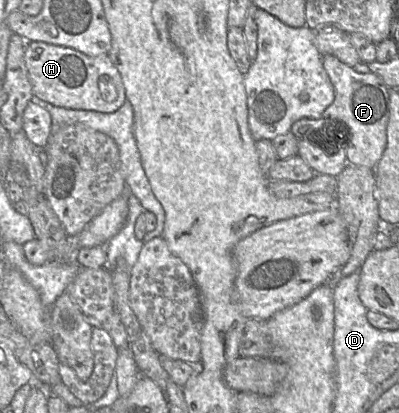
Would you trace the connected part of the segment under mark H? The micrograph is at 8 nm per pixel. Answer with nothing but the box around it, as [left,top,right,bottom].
[24,41,126,113]

